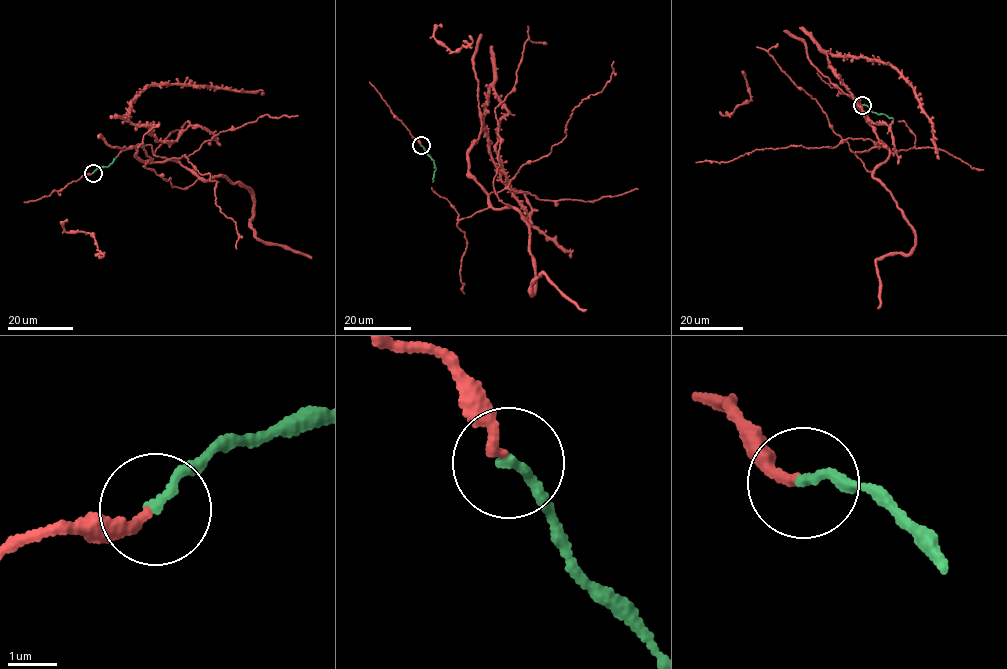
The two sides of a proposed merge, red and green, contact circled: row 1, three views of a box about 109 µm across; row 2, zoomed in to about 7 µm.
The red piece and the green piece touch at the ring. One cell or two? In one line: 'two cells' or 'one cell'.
one cell

